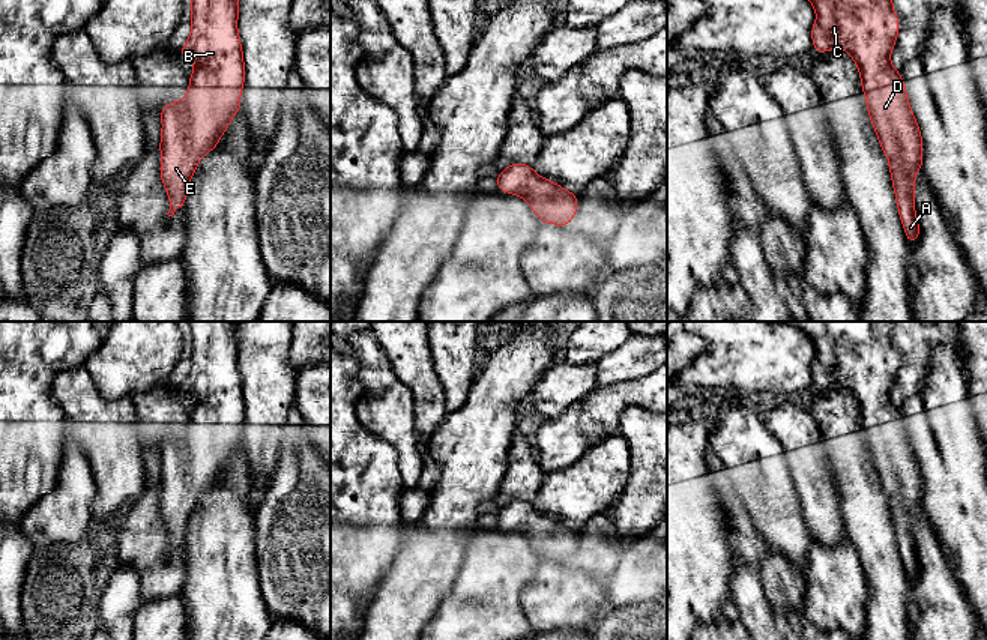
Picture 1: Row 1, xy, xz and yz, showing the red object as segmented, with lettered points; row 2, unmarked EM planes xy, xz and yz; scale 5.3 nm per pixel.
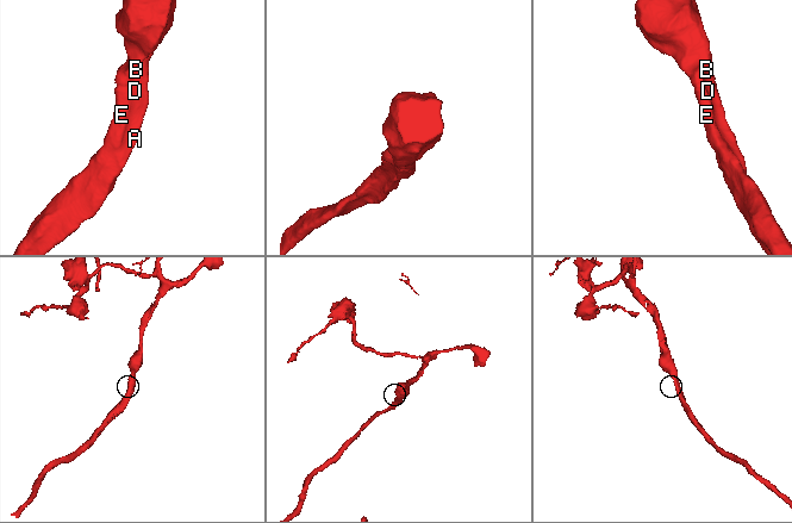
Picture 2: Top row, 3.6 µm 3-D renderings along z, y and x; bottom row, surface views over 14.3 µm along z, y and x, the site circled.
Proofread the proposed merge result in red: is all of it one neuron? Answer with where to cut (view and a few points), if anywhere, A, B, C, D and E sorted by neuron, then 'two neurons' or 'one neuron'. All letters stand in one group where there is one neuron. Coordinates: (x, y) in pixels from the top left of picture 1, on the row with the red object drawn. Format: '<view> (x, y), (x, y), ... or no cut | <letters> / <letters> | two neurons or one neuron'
no cut | A B C D E | one neuron

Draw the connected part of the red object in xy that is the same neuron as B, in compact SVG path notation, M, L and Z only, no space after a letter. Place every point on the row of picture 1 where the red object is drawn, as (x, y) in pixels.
M192 0L189 39L179 50L180 57L195 62L191 87L179 102L165 102L161 110L161 179L170 197L168 216L185 206L186 191L198 161L212 152L231 119L242 110L240 89L245 86L242 44L237 33L239 0Z

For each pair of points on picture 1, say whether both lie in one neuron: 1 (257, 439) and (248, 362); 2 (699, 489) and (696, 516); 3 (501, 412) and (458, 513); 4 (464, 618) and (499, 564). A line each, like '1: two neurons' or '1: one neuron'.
1: one neuron
2: one neuron
3: one neuron
4: one neuron

